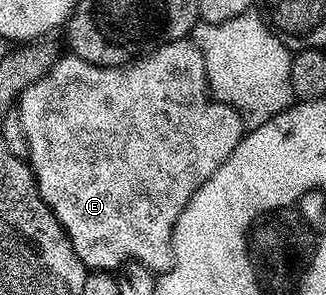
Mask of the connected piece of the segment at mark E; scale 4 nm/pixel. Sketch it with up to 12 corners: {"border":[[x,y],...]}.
{"border":[[190,38],[73,54],[16,115],[87,270],[175,263],[244,135]]}

